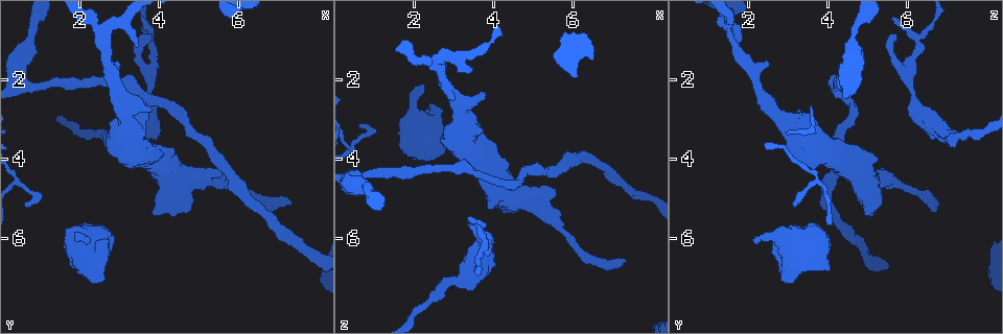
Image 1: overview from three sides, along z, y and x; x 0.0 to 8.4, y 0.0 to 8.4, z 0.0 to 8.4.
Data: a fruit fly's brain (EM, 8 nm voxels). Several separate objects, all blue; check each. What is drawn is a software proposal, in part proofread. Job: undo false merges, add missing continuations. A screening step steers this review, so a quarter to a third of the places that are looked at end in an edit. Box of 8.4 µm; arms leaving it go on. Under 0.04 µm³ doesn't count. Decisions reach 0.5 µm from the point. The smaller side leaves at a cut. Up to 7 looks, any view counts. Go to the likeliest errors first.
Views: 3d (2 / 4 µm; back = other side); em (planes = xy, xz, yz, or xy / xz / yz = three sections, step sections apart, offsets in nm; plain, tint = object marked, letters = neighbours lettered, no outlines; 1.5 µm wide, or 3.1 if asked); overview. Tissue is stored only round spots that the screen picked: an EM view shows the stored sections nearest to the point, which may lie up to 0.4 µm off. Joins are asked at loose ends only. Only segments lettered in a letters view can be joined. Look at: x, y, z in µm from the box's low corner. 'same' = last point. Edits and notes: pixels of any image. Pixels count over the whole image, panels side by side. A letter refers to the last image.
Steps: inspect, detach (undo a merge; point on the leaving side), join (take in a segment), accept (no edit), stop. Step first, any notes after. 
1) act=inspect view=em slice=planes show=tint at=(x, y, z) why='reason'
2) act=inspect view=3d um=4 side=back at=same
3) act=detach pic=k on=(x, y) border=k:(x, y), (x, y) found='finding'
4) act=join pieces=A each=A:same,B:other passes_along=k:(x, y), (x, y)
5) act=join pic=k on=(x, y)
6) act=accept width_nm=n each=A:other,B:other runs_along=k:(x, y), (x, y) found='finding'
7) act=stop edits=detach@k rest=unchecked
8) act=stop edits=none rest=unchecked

act=inspect view=em slice=planes show=tint at=(3.80, 0.90, 5.65) why='an open end'

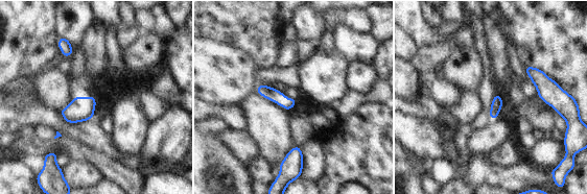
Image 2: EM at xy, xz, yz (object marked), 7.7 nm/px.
act=inspect view=em slice=planes show=letters at=same

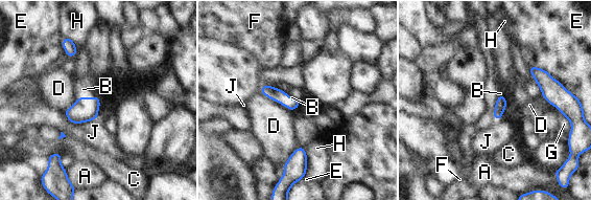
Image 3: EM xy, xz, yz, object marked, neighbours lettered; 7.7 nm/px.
act=join pieces=B longest_contact=E:380nm each=A:other,B:same,C:other,D:other,E:other,F:other,G:other,H:other,J:other found='the neuron continues'

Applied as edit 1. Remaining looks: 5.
act=inspect view=em um=3.1 slice=planes show=letters at=(2.60, 7.00, 2.95) why='an open end'

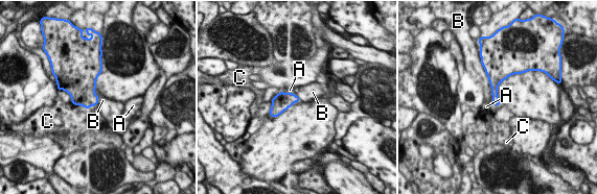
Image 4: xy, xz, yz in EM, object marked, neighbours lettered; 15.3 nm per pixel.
act=accept each=A:other,B:other,C:other border=4:(483, 67), (496, 105) found='none of them fits'

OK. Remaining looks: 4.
act=inspect view=em slice=planes show=letters at=(3.75, 2.80, 2.35) why='free end'

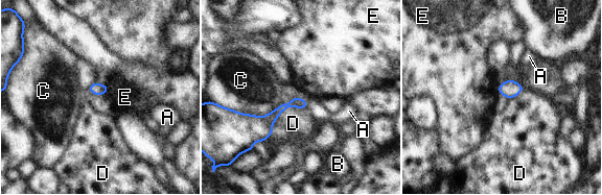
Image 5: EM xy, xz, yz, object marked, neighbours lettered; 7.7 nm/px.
act=accept each=A:other,B:other,C:other,D:other,E:other border=5:(498, 84), (499, 94) found='no lettered segment goes on from it'

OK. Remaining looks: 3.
act=stop edits=join@3 rest=unchecked

